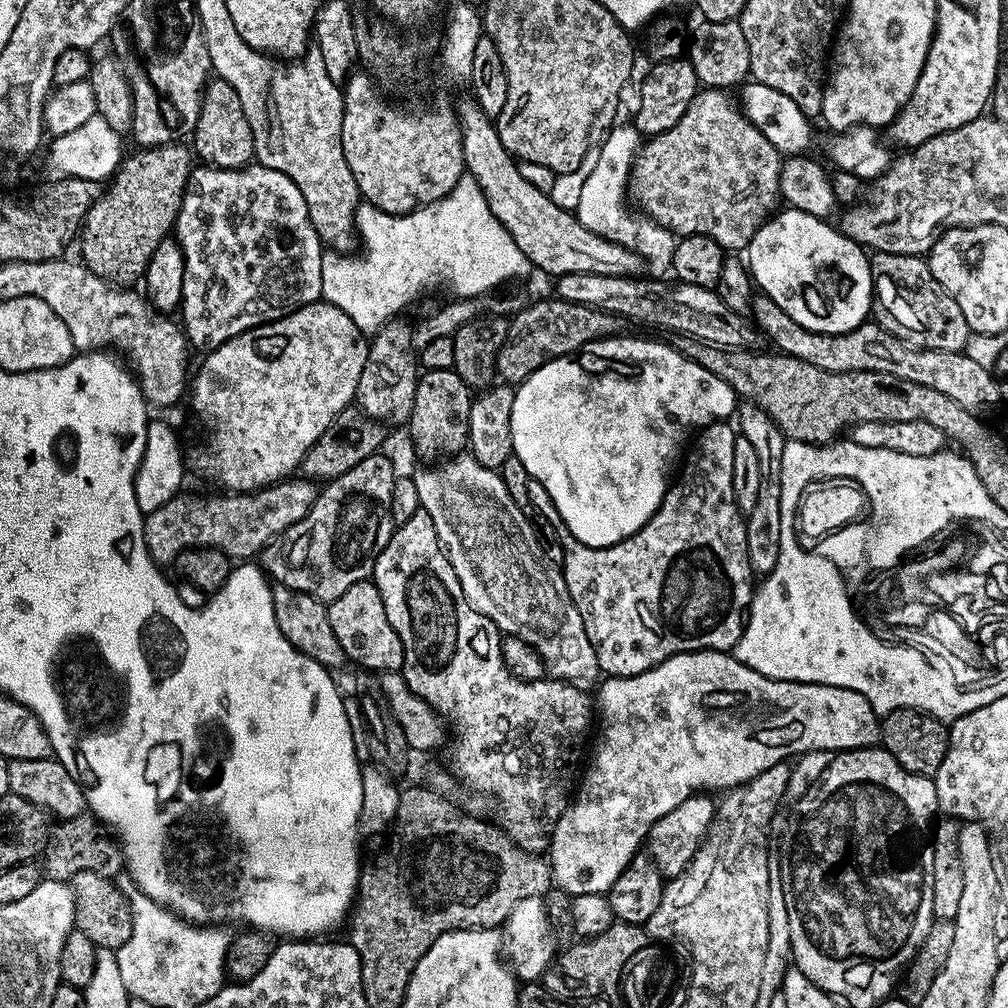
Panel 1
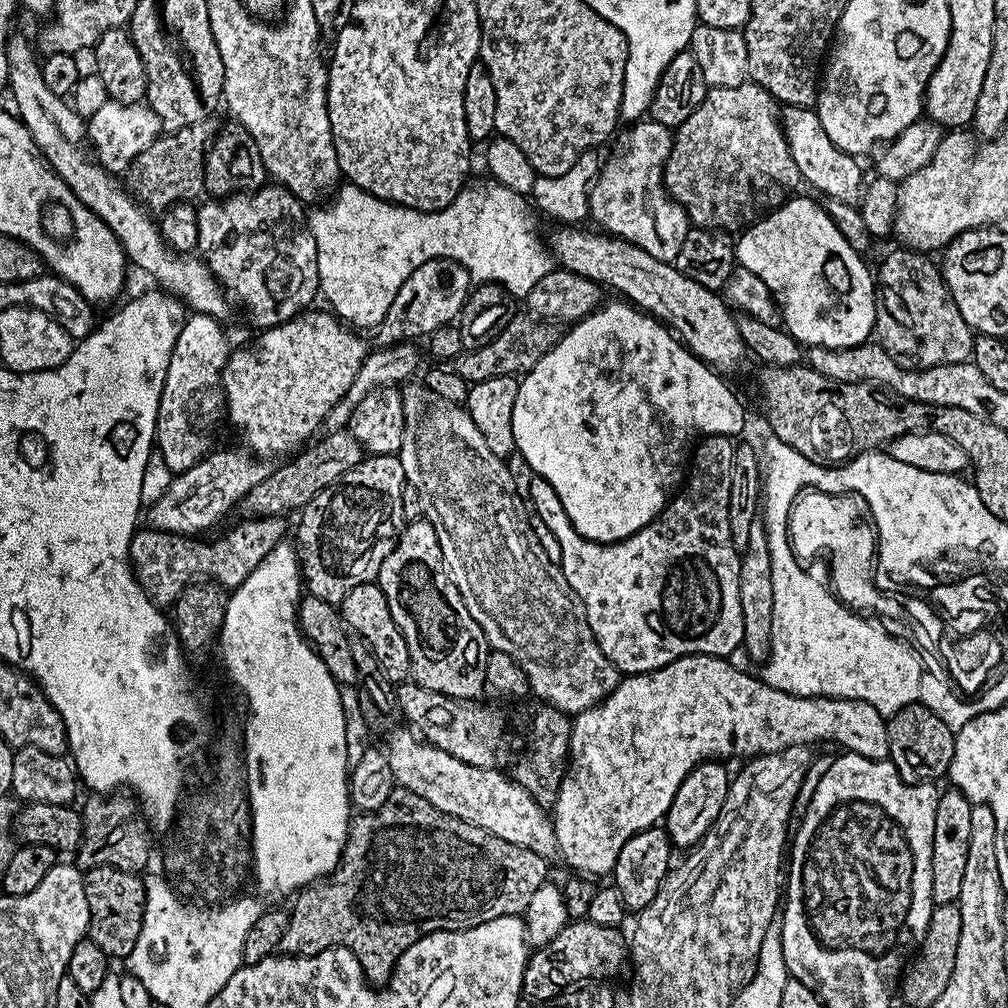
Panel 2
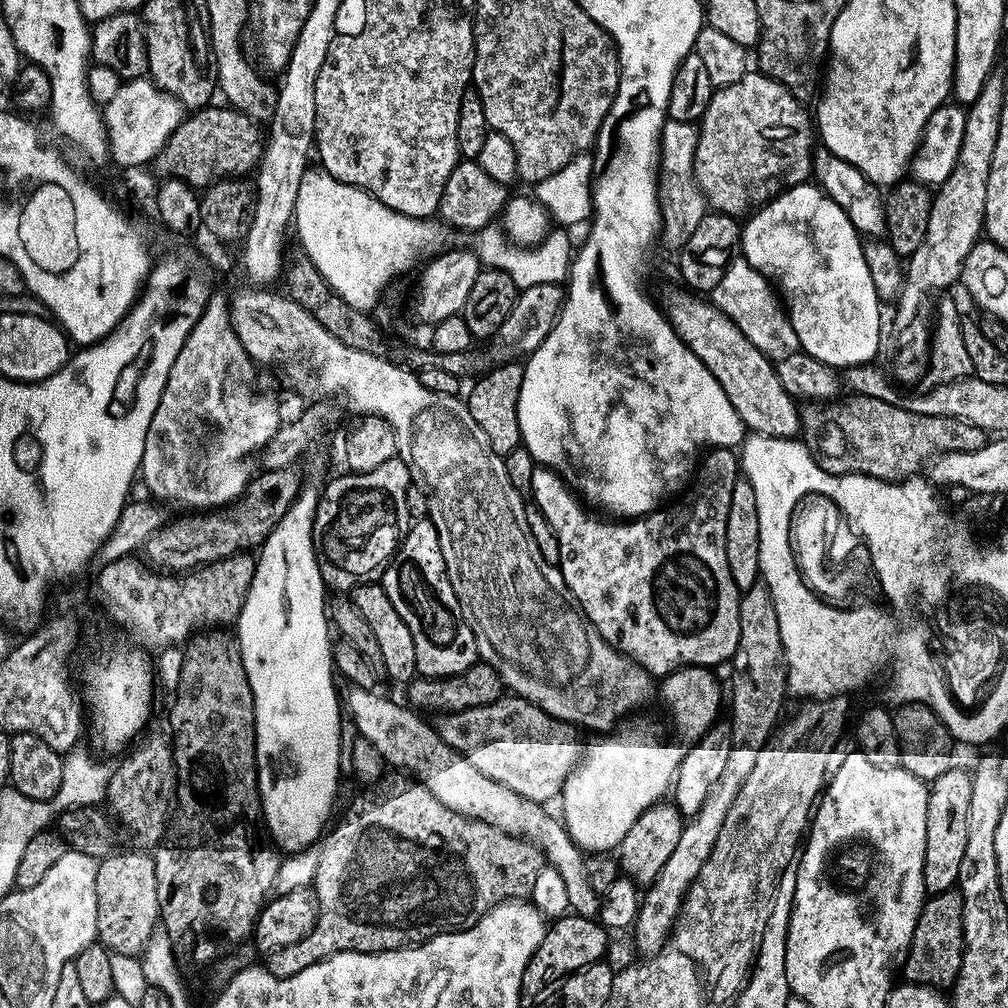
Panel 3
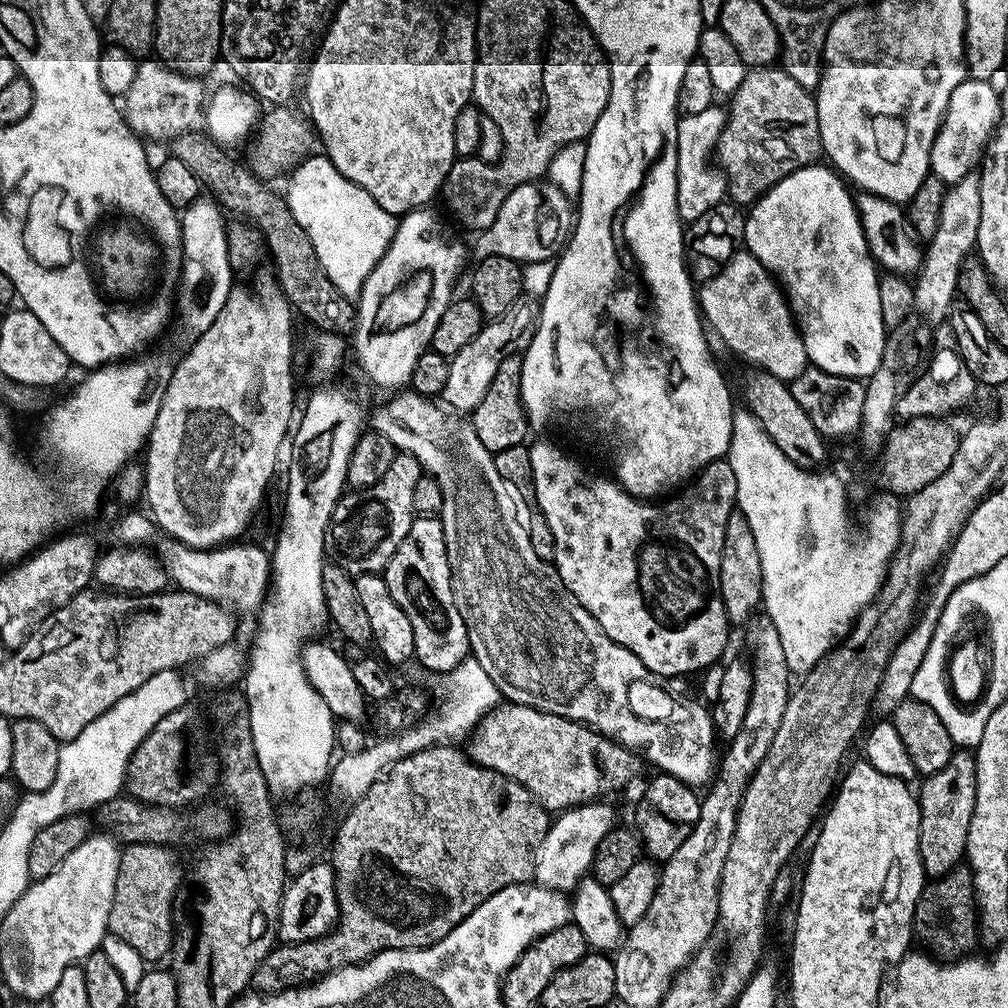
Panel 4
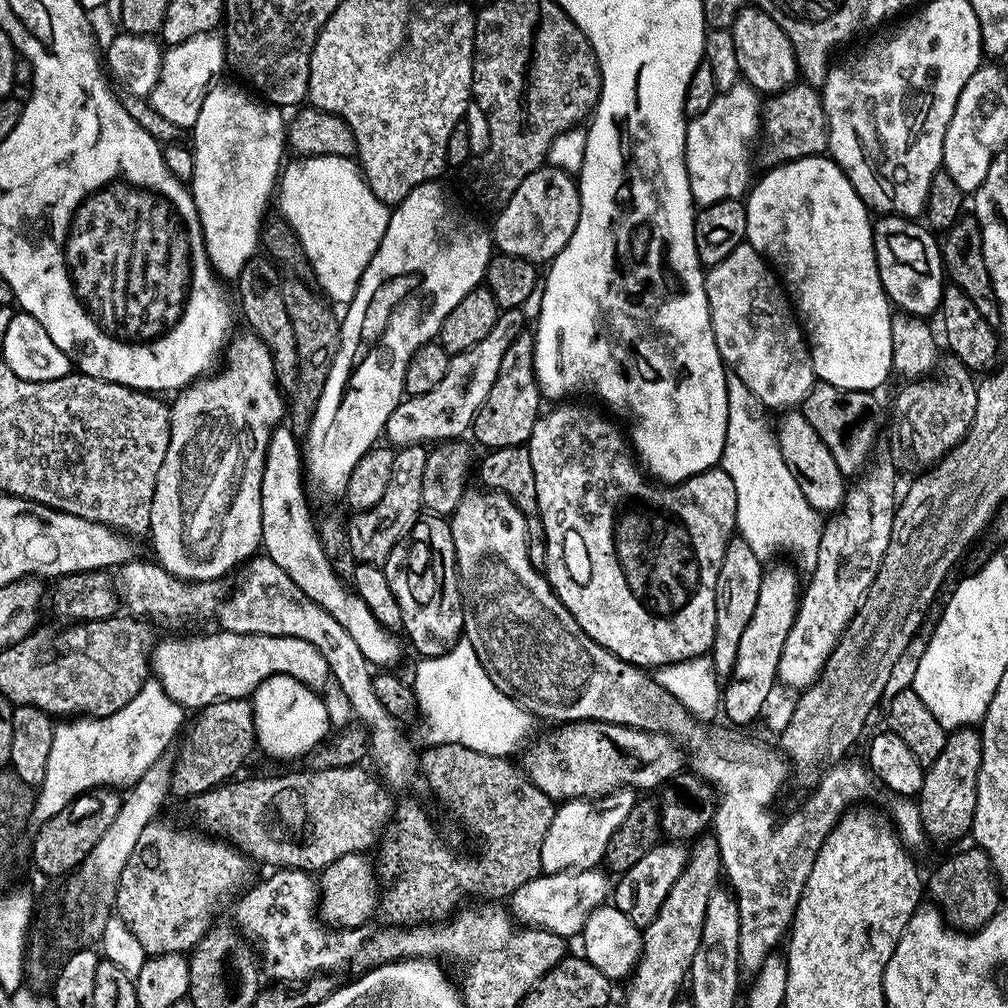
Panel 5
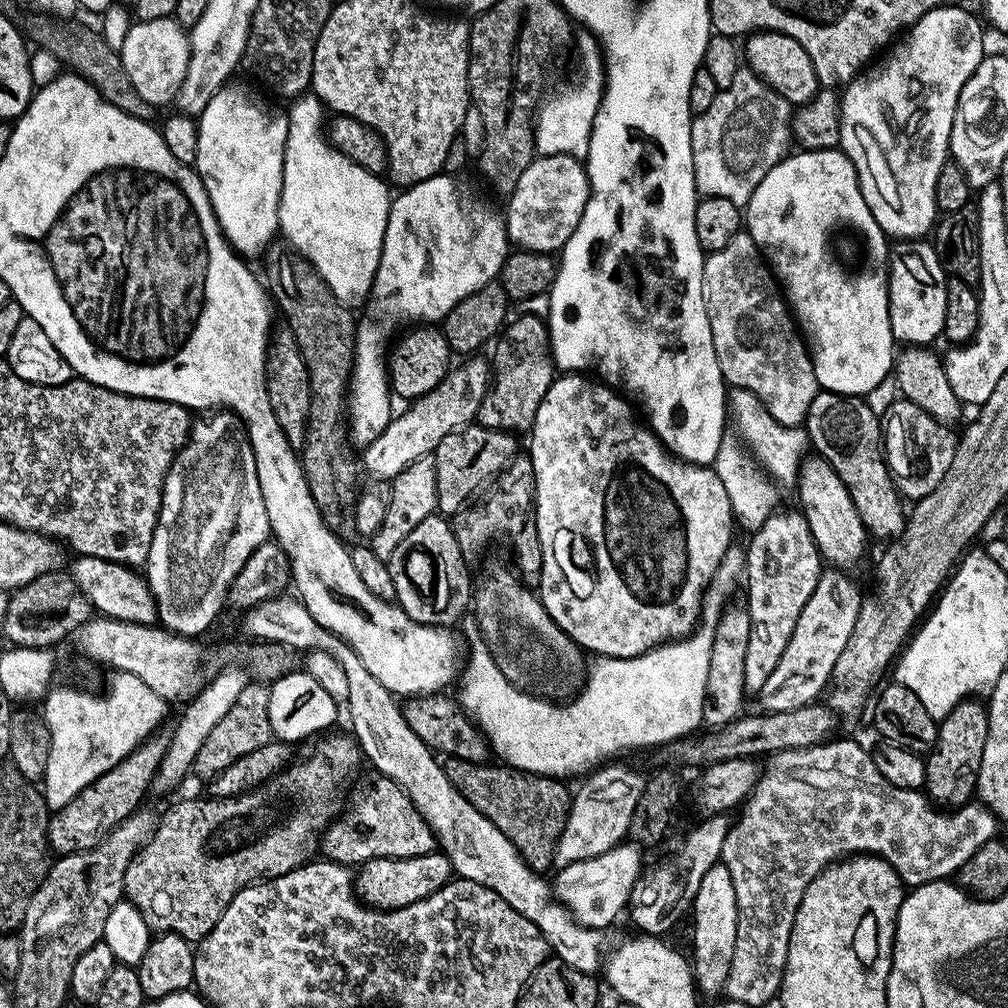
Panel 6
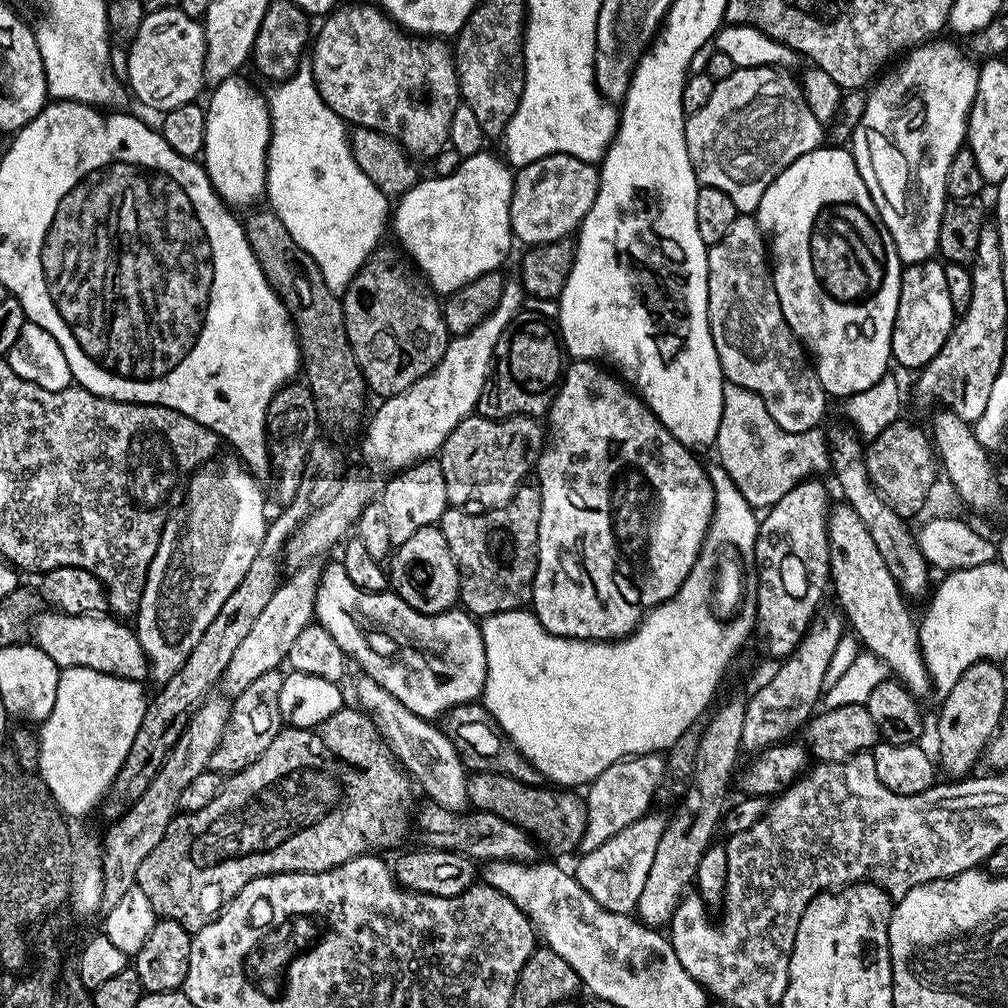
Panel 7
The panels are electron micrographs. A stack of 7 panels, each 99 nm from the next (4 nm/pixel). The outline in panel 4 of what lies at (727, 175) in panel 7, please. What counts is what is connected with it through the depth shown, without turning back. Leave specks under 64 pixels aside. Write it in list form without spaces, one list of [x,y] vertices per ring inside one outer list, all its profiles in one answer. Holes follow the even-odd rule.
[[[713,106],[702,114],[681,115],[678,120],[678,147],[680,150],[680,218],[691,222],[702,218],[710,206],[725,203],[728,196],[728,180],[714,163],[716,143],[724,129],[726,112],[723,107]]]

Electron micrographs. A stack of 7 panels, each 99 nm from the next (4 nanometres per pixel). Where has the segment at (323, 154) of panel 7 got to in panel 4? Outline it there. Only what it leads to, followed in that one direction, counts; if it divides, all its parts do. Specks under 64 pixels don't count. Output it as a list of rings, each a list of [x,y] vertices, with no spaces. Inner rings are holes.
[[[323,154],[309,156],[302,161],[292,169],[290,179],[292,181],[286,191],[288,208],[294,218],[298,218],[298,226],[310,234],[310,242],[314,242],[314,254],[318,254],[322,270],[326,270],[330,282],[338,286],[343,296],[359,297],[370,270],[378,266],[394,238],[397,217],[382,210],[382,206],[378,206],[362,186],[338,174],[336,167]]]

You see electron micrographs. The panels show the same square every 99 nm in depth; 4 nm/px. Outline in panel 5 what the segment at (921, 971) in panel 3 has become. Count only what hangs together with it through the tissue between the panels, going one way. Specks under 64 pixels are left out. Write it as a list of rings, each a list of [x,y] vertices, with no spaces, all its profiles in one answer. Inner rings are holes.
[[[969,846],[953,856],[948,856],[932,873],[926,876],[926,896],[933,905],[939,908],[944,916],[944,922],[957,932],[976,932],[994,914],[1000,911],[1002,889],[996,879],[996,871],[992,868],[990,858],[981,848]]]

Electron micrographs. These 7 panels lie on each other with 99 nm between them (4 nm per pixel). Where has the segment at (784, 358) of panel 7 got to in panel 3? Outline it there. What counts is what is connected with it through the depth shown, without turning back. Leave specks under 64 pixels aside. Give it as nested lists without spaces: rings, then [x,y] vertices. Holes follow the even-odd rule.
[[[734,258],[724,267],[722,279],[710,294],[710,299],[762,354],[773,361],[786,358],[800,348],[800,339],[792,323],[788,321],[788,313],[782,303],[781,297],[774,291],[773,285],[767,276],[763,276],[750,262],[743,258]]]

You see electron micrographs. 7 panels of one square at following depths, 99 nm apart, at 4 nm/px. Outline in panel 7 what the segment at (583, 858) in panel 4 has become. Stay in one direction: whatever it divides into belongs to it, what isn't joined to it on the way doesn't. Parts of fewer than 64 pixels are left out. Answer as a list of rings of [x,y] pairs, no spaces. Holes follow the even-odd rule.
[[[660,754],[630,756],[627,760],[620,760],[602,774],[598,774],[598,778],[586,788],[588,813],[586,814],[586,830],[582,834],[579,851],[585,853],[598,850],[602,842],[614,838],[620,830],[625,830],[626,826],[649,814],[653,807],[651,806],[652,799],[655,798],[656,791],[662,788],[665,780],[666,760]]]

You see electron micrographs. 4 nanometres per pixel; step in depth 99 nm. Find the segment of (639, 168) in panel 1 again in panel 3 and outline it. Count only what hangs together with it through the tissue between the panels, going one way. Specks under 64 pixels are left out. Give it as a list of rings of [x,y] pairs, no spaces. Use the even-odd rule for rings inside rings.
[[[748,70],[732,85],[717,87],[698,121],[692,175],[702,190],[707,207],[727,216],[747,217],[788,188],[812,176],[814,120],[789,88],[759,70]]]

